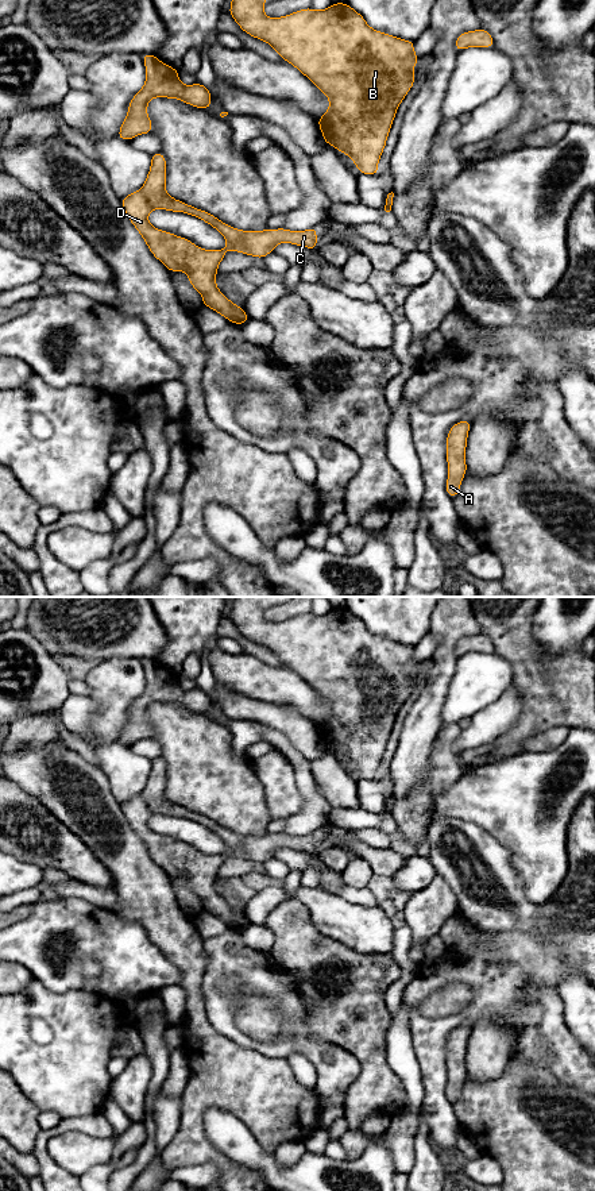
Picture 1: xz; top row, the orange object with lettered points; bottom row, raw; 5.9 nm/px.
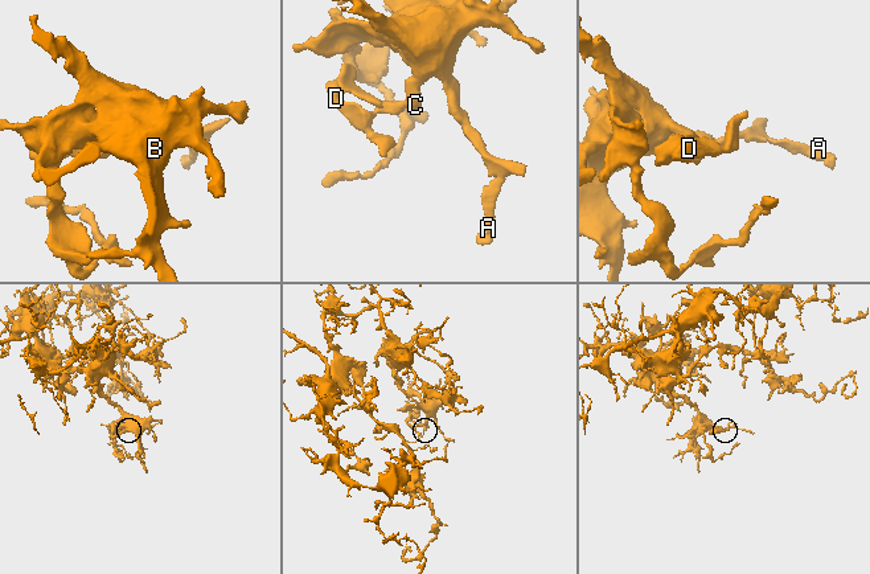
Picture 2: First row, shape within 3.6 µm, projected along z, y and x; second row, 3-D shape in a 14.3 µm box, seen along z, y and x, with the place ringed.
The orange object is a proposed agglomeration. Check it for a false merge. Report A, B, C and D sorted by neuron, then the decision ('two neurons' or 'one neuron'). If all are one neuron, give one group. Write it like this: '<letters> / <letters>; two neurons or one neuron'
A B C D; one neuron

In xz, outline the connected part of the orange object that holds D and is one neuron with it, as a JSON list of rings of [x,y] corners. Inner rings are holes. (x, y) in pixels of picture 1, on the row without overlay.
[[[159,756],[151,760],[151,772],[142,794],[120,805],[128,824],[143,841],[151,859],[161,866],[169,876],[185,876],[190,890],[202,901],[202,909],[235,929],[250,925],[242,911],[235,910],[216,891],[216,879],[227,856],[237,856],[256,863],[266,863],[278,848],[317,855],[317,835],[289,836],[286,833],[242,836],[233,833],[212,818],[173,803],[166,794],[166,763]],[[152,814],[183,817],[201,824],[216,833],[228,849],[221,855],[204,855],[189,844],[158,835],[148,828]]]

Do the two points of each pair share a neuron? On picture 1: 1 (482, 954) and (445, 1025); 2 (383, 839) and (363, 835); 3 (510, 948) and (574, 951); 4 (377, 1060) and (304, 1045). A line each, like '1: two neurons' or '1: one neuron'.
1: one neuron
2: one neuron
3: one neuron
4: two neurons

